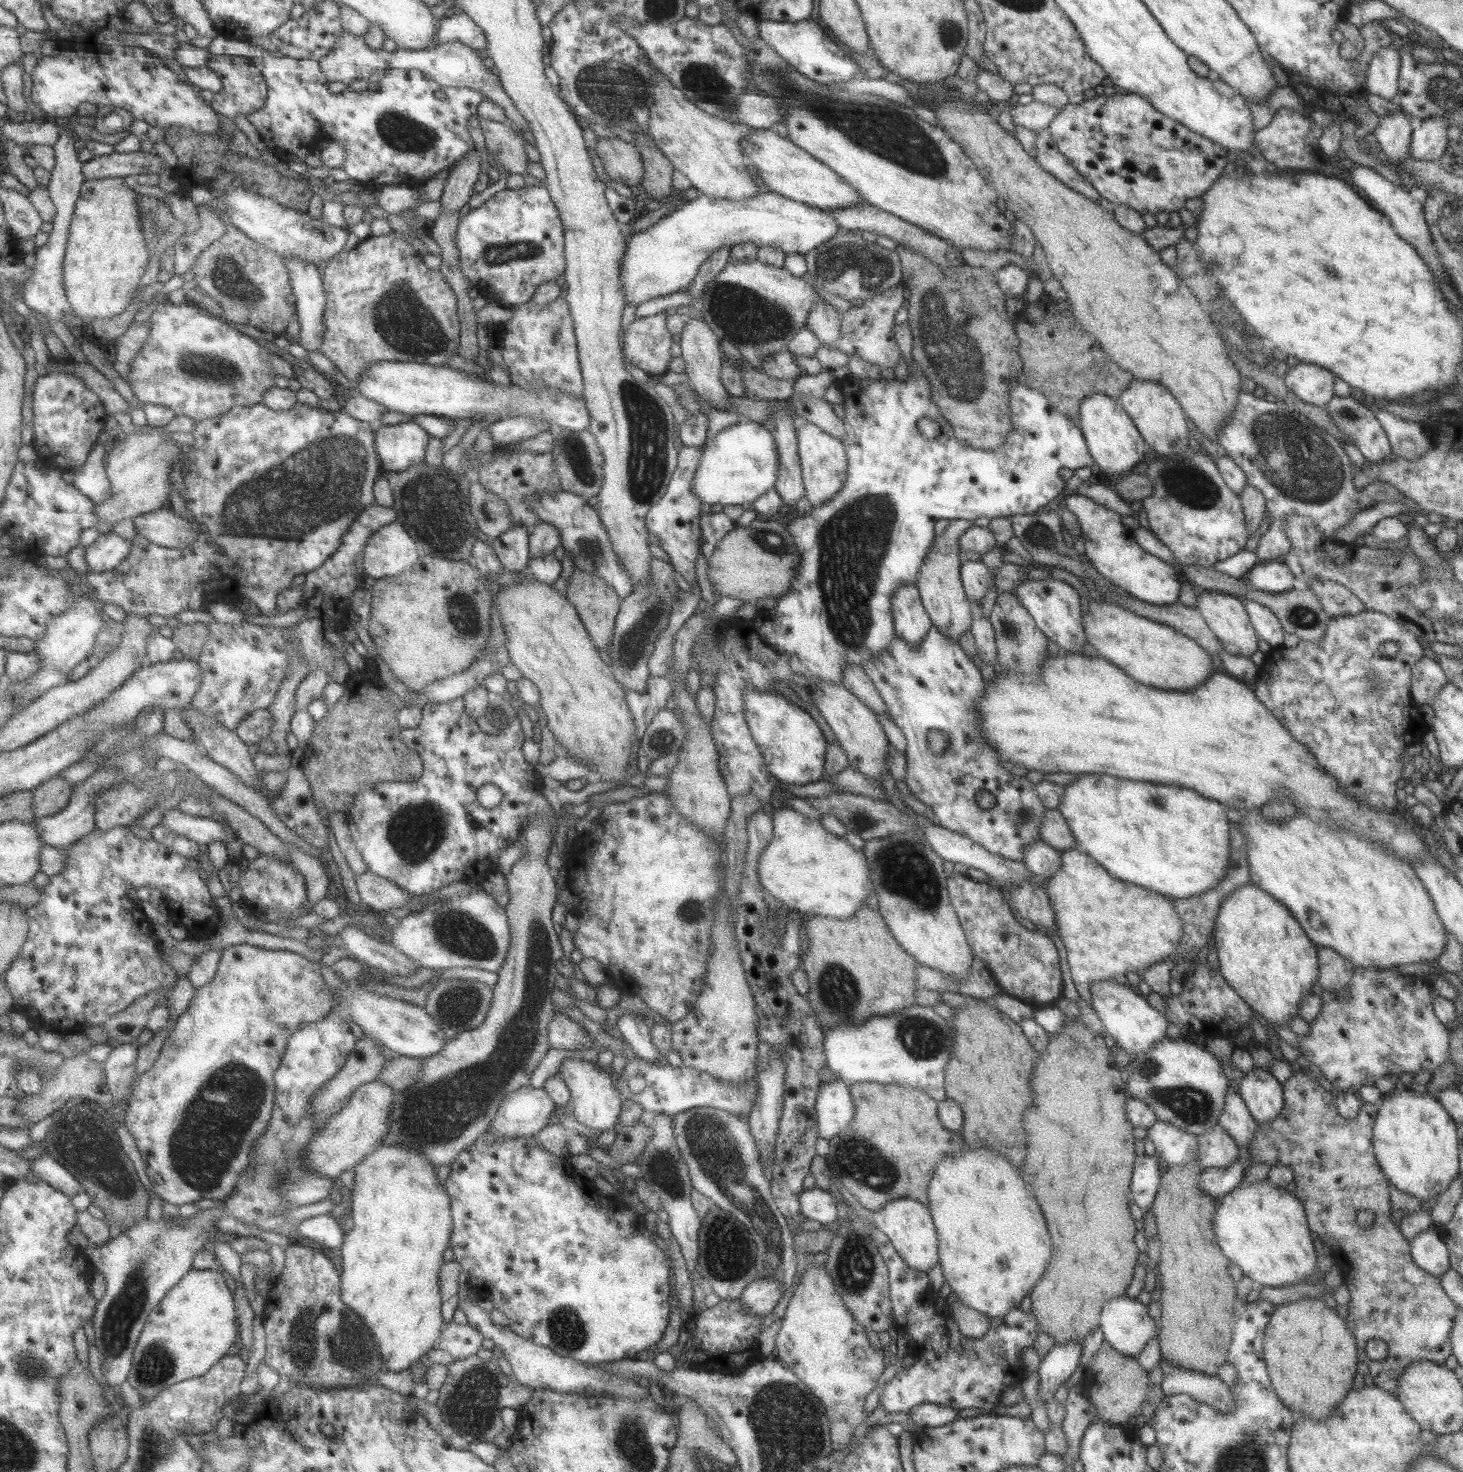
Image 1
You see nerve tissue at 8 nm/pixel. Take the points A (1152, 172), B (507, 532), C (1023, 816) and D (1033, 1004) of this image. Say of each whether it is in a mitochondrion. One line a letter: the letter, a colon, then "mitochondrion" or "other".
A: other
B: other
C: mitochondrion
D: other

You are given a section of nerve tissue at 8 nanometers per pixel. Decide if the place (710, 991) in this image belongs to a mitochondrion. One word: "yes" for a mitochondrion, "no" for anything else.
no

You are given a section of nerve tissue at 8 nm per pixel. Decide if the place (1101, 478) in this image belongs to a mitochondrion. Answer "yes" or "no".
no

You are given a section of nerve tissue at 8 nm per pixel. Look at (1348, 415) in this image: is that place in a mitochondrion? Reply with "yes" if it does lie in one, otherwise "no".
yes

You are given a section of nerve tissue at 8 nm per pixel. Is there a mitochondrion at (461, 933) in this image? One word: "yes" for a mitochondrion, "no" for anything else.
yes

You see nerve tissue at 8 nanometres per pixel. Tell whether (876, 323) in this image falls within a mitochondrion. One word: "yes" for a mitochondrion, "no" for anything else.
no

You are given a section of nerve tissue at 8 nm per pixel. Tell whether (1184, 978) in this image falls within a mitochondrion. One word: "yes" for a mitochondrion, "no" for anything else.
no

